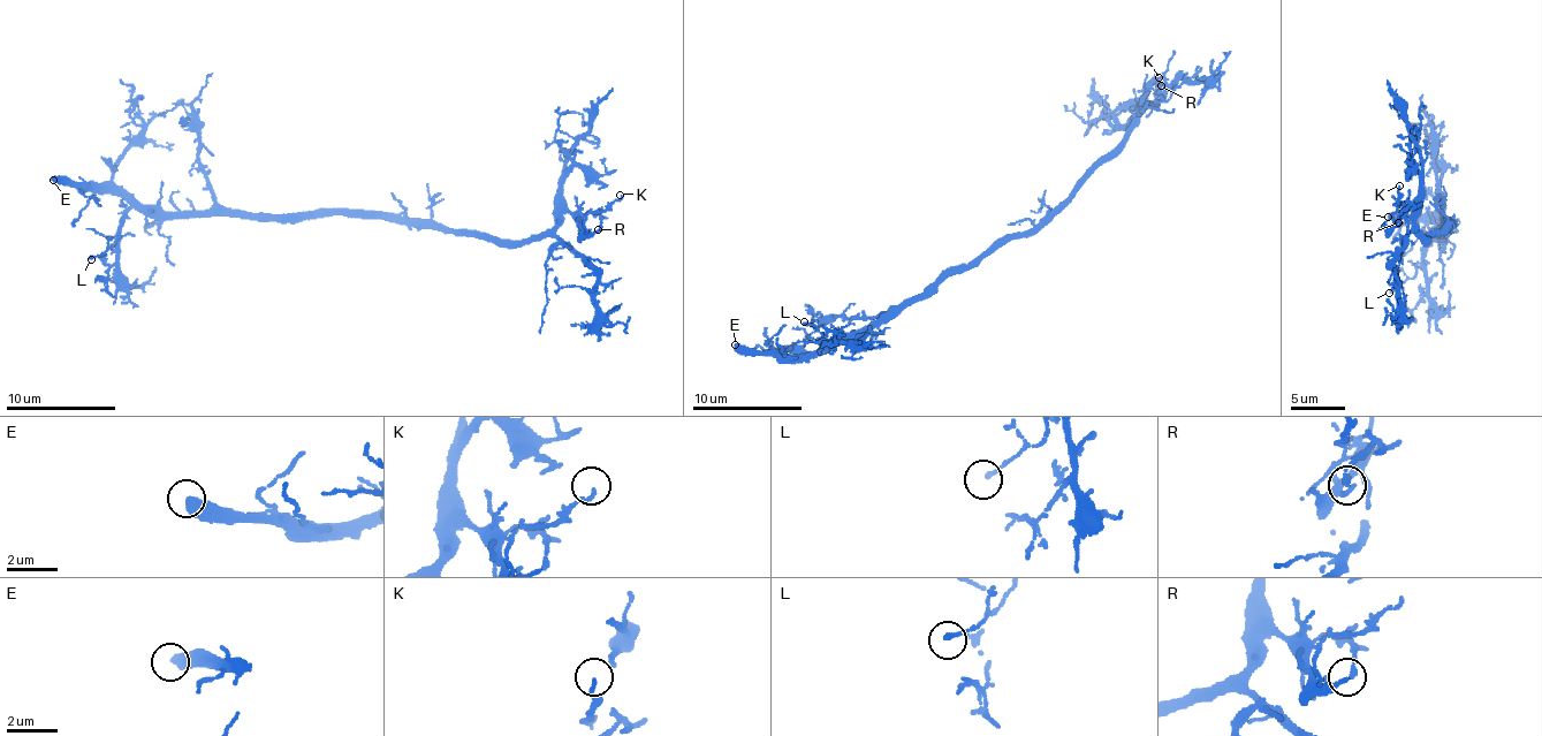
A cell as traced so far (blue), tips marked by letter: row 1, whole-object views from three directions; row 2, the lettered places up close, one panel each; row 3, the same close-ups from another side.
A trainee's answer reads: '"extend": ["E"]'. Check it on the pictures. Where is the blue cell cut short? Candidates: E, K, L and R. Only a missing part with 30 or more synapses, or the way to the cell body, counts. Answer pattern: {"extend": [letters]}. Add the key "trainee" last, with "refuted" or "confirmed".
{"extend": ["E"], "trainee": "confirmed"}

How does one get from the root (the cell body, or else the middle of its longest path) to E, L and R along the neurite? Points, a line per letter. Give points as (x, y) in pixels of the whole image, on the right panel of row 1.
E: (1448, 224), (1436, 228), (1445, 230), (1435, 238), (1435, 218), (1407, 221), (1388, 217)
L: (1448, 224), (1436, 228), (1445, 230), (1440, 232), (1441, 237), (1434, 236), (1414, 275), (1389, 293)
R: (1448, 224), (1428, 238), (1418, 235), (1411, 203), (1397, 217), (1398, 222)

